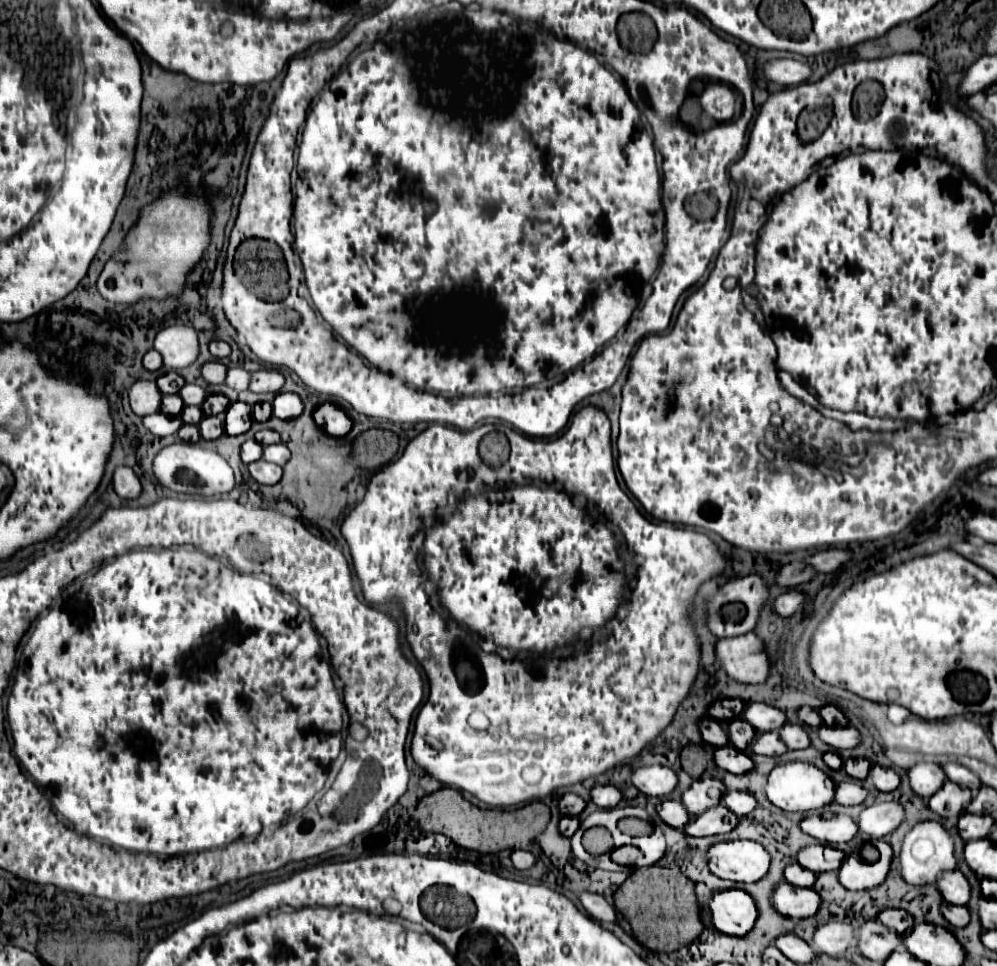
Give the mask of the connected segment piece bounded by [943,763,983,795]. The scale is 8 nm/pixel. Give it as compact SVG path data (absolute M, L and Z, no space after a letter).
M945 763L943 765L943 771L947 775L949 781L953 783L959 783L961 787L967 787L967 789L973 789L973 795L981 789L981 779L977 779L977 775L973 775L973 771L969 771L967 767L961 767L959 763Z

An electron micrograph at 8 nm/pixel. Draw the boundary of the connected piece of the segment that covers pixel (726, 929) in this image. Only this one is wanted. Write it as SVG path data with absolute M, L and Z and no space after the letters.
M729 889L715 893L709 901L713 925L727 935L743 937L753 929L757 921L757 905L753 897L741 889Z

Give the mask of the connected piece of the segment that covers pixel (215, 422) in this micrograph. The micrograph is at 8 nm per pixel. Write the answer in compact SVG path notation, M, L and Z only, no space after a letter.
M217 415L217 417L203 417L201 423L199 423L199 431L203 435L203 439L219 439L223 433L225 433L225 427L223 427L223 415Z

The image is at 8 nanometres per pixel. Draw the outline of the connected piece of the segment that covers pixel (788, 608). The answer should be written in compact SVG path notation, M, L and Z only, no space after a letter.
M789 591L789 593L783 593L781 597L777 597L775 601L775 611L781 615L781 617L791 617L797 613L797 609L805 603L805 595L801 591Z

